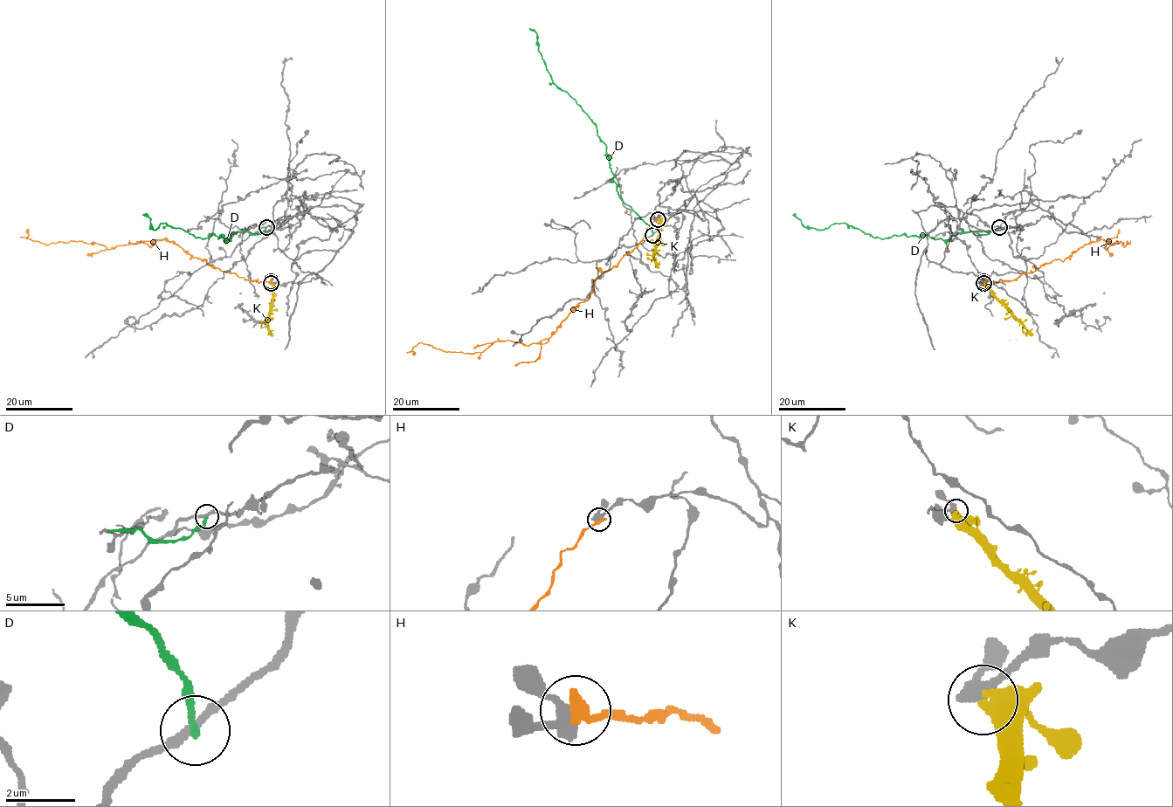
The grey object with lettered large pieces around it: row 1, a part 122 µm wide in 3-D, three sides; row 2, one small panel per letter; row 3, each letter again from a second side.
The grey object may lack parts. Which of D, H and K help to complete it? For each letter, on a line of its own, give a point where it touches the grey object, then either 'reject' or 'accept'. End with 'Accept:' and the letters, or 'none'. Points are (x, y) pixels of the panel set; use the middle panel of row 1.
D: meets grey at (652, 235); reject
H: meets grey at (657, 219); accept
K: meets grey at (658, 219); reject
Accept: H

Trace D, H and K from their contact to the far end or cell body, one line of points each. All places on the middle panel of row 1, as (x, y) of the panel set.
D: (652, 234), (651, 228), (621, 198), (606, 144), (589, 117), (553, 82), (538, 50), (536, 34), (528, 28)
H: (657, 219), (548, 339), (494, 341), (472, 354), (419, 342), (414, 355)
K: (658, 219), (659, 237), (654, 258), (658, 263), (659, 261)

